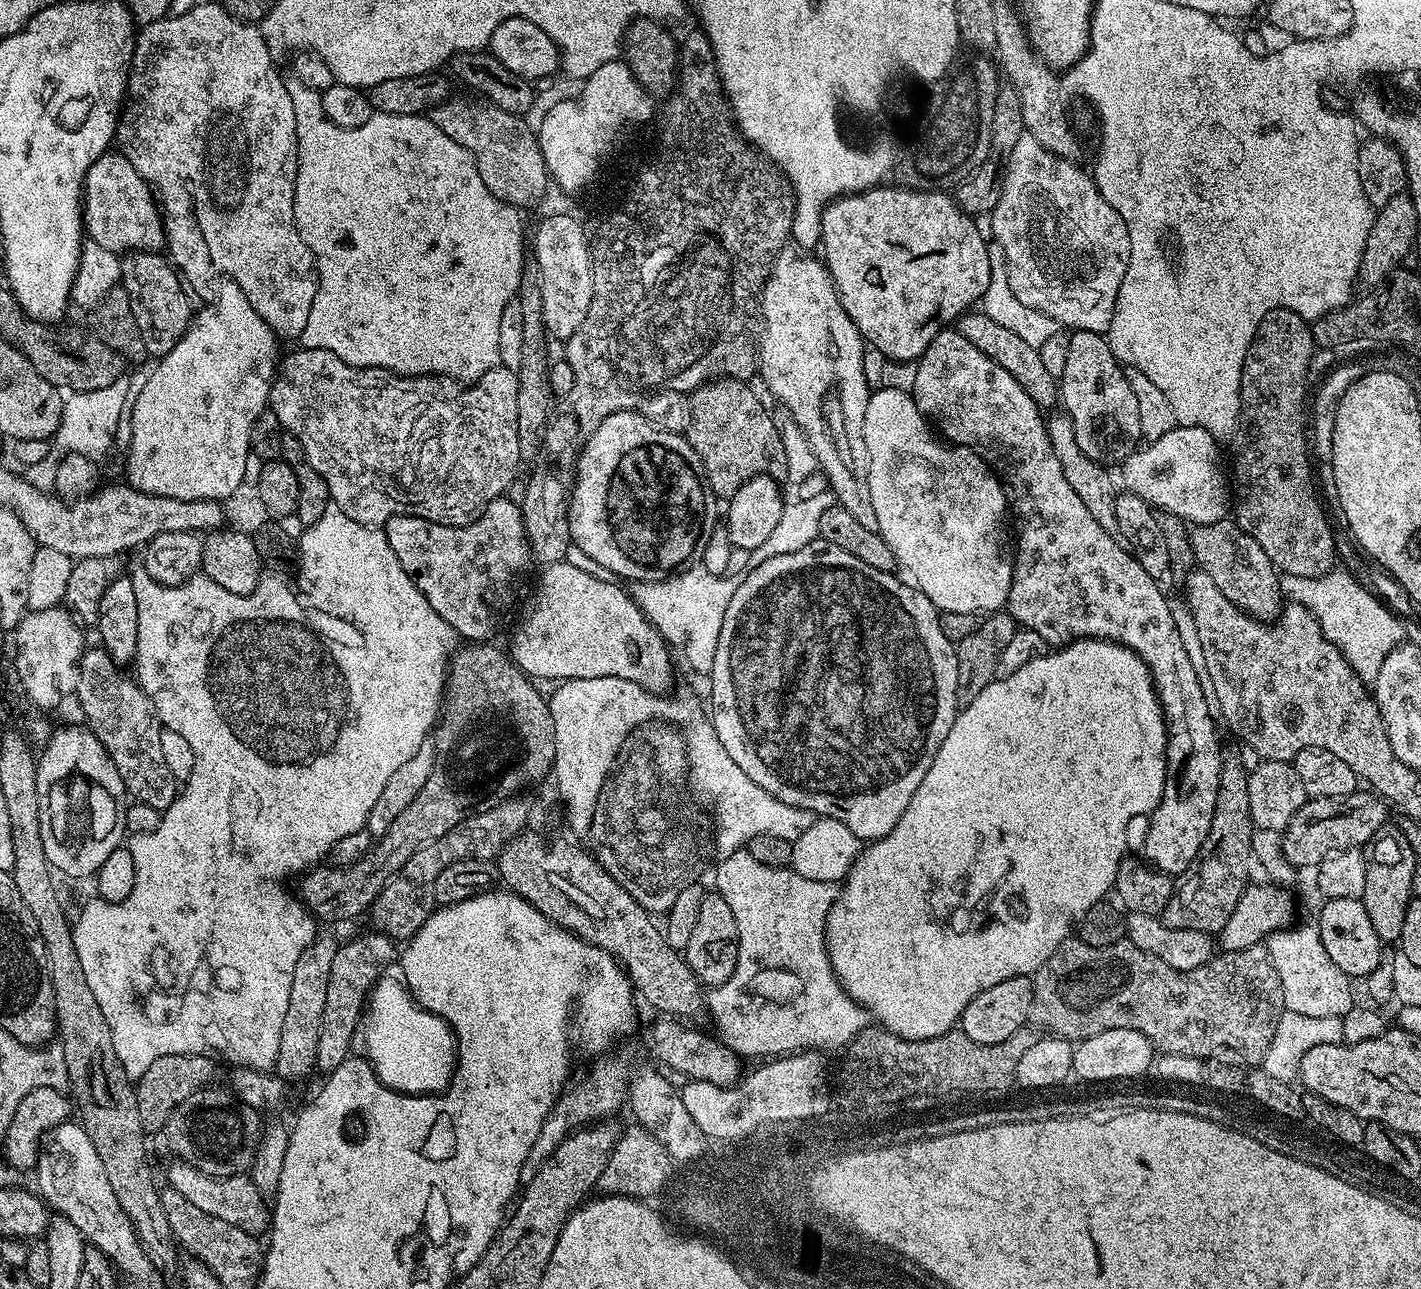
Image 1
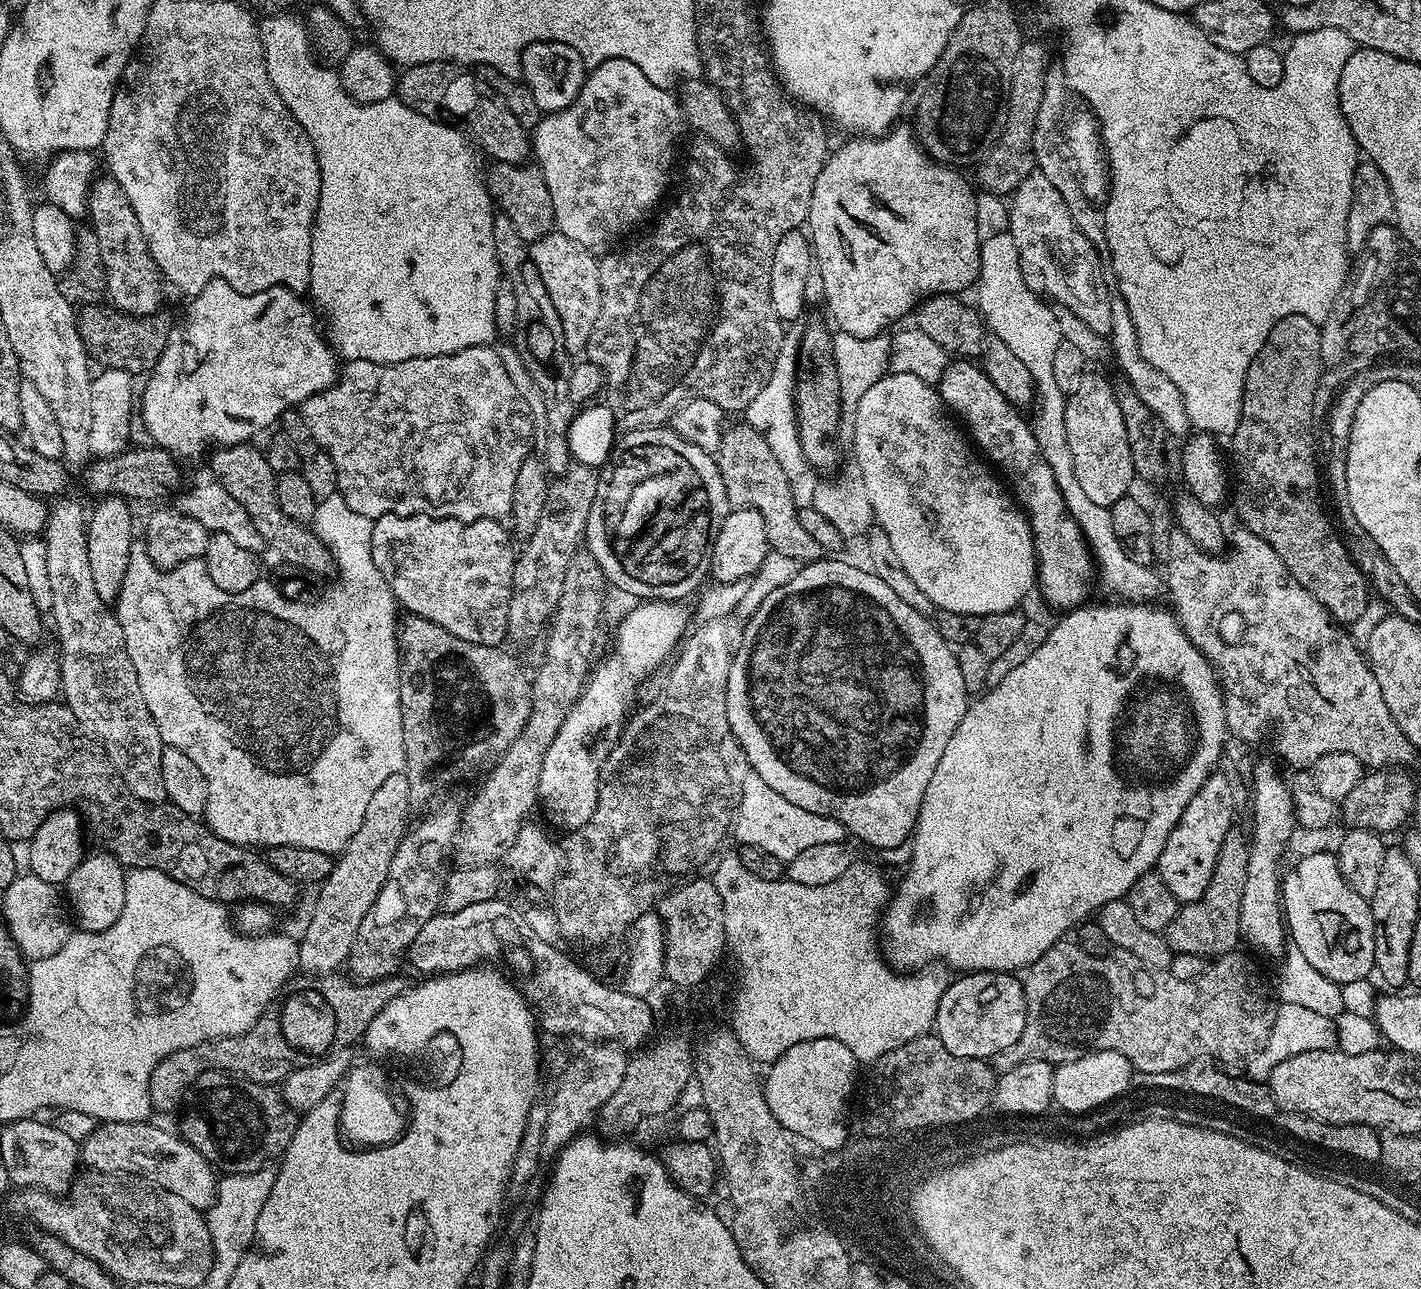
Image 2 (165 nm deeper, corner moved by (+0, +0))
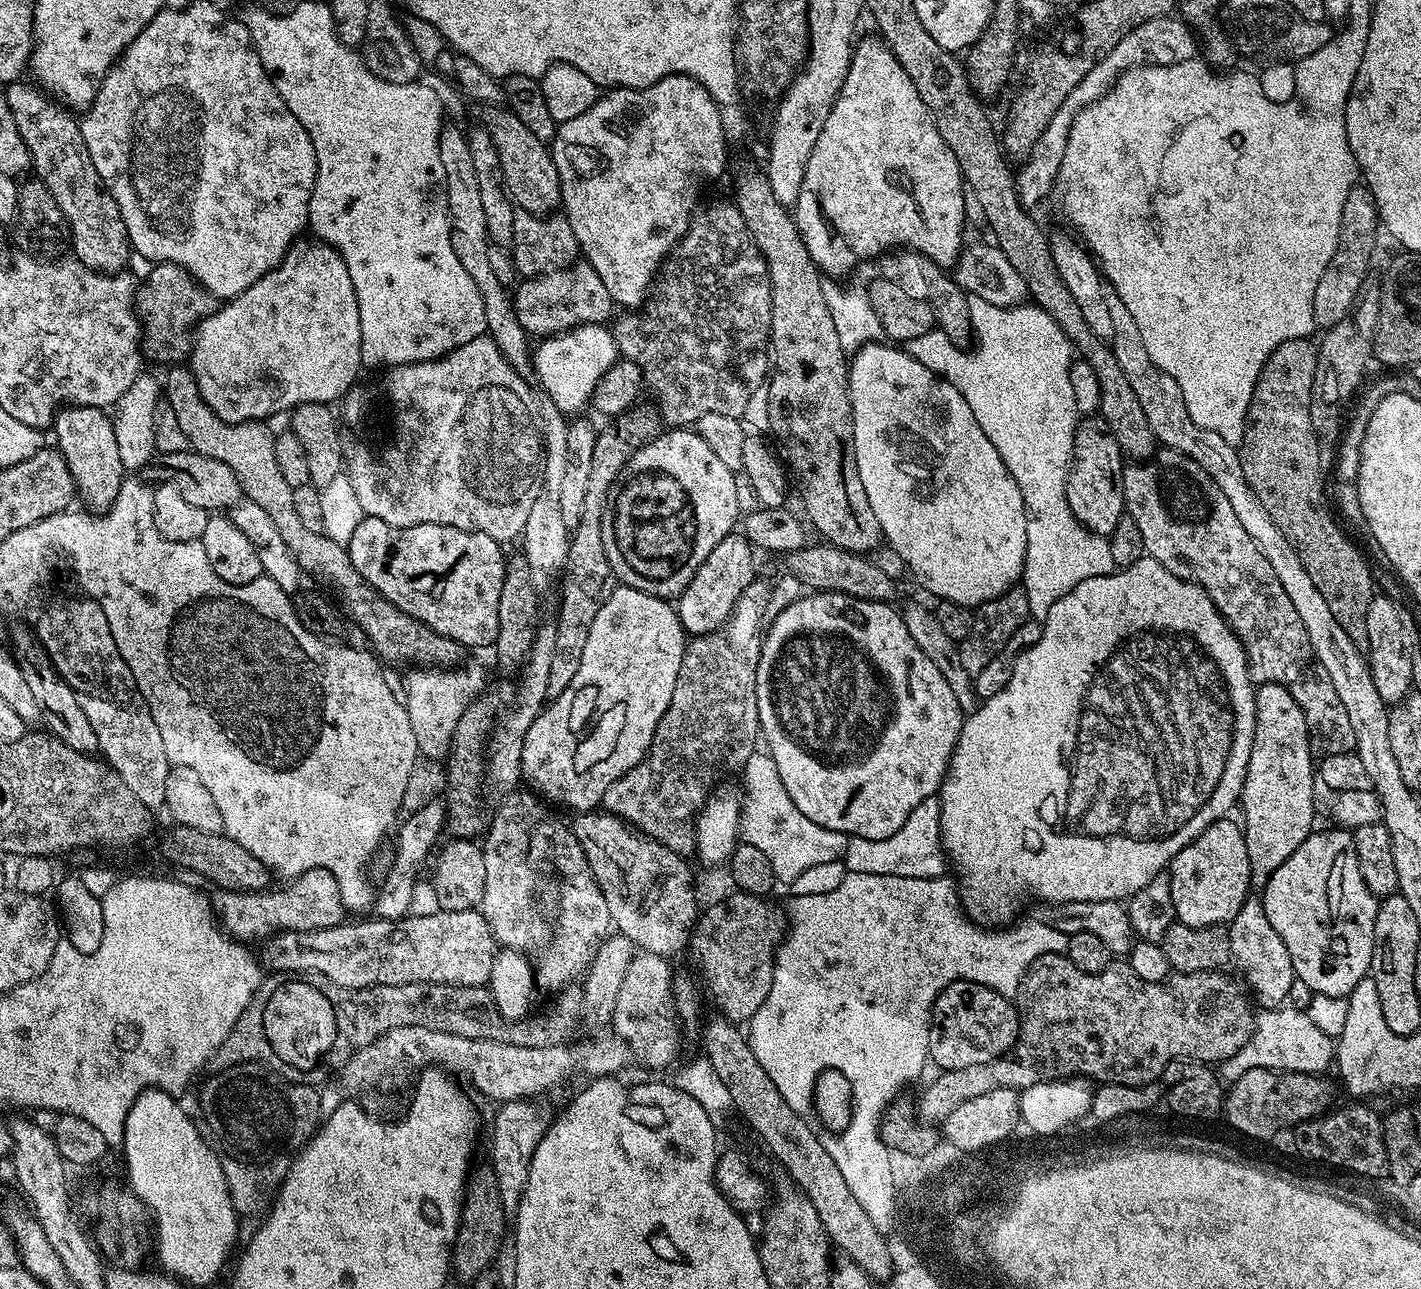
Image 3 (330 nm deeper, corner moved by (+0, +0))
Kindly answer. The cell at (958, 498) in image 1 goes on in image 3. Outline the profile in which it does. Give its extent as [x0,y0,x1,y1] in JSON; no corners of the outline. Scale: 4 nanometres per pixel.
[848,342,1026,606]

